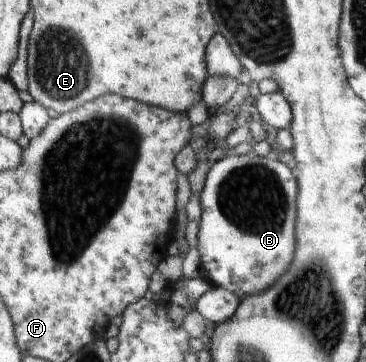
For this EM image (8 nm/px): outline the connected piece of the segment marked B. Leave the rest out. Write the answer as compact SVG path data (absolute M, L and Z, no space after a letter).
M234 153L217 160L208 170L200 194L202 214L197 251L204 278L213 286L236 294L240 300L270 288L282 276L282 270L288 268L296 252L297 190L293 171L274 157Z

